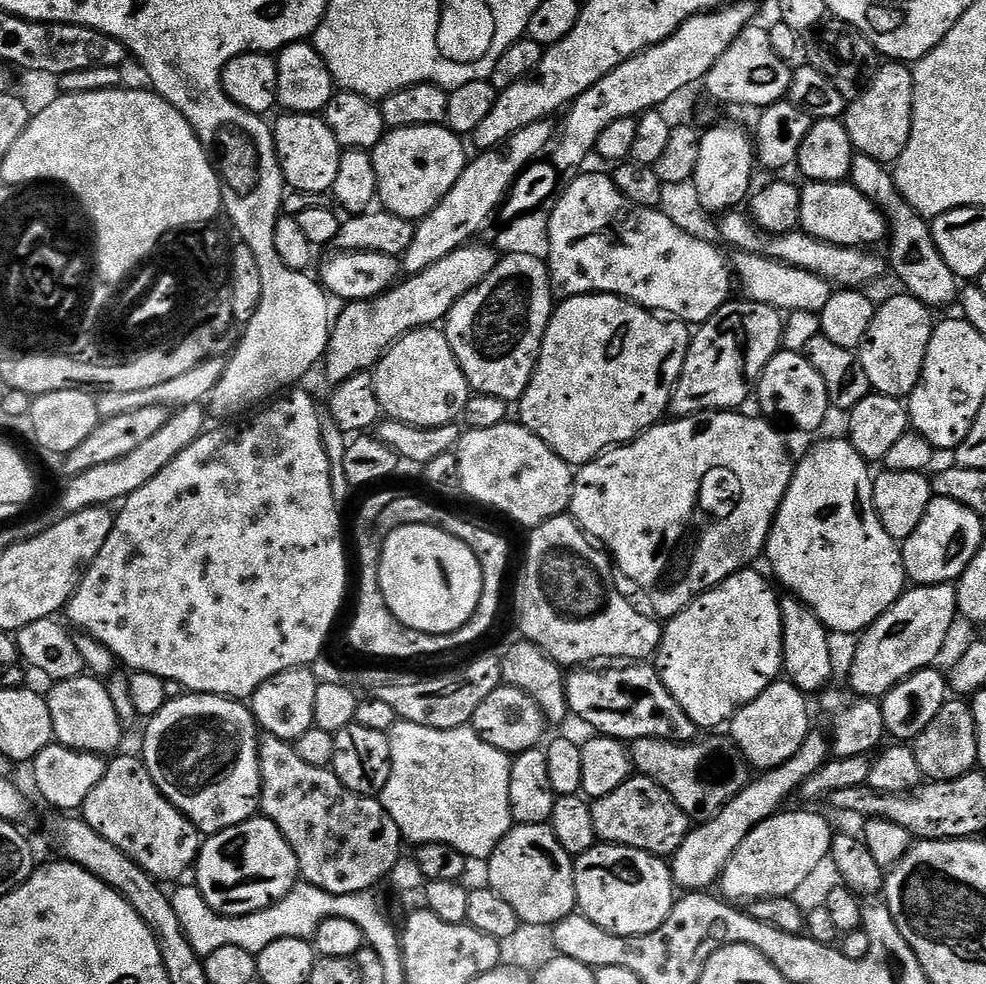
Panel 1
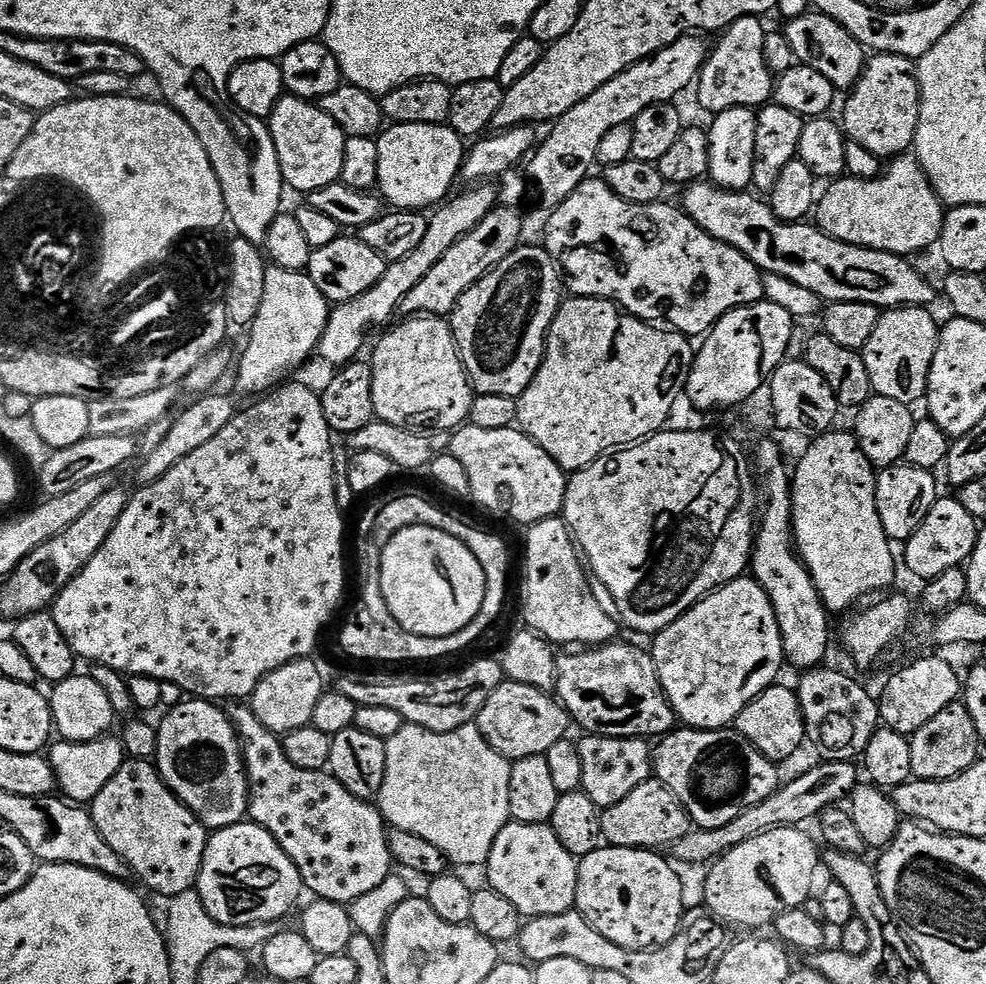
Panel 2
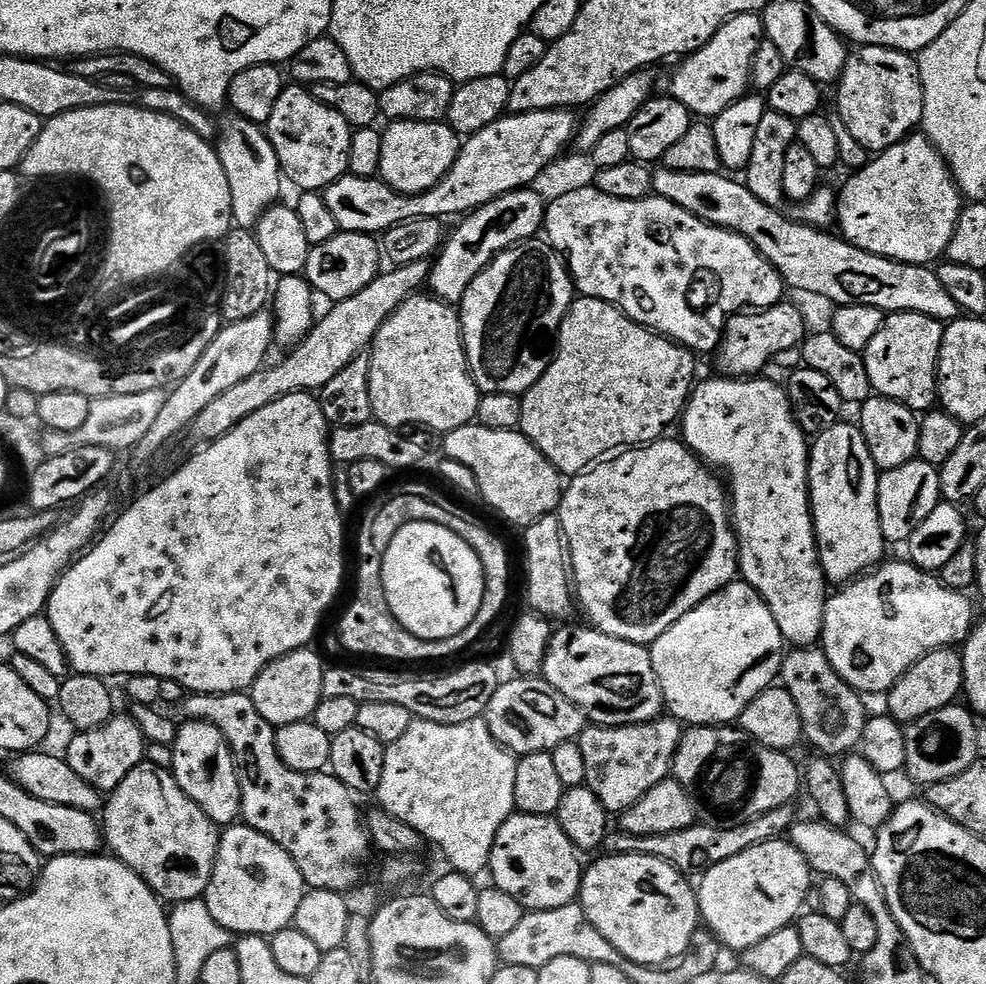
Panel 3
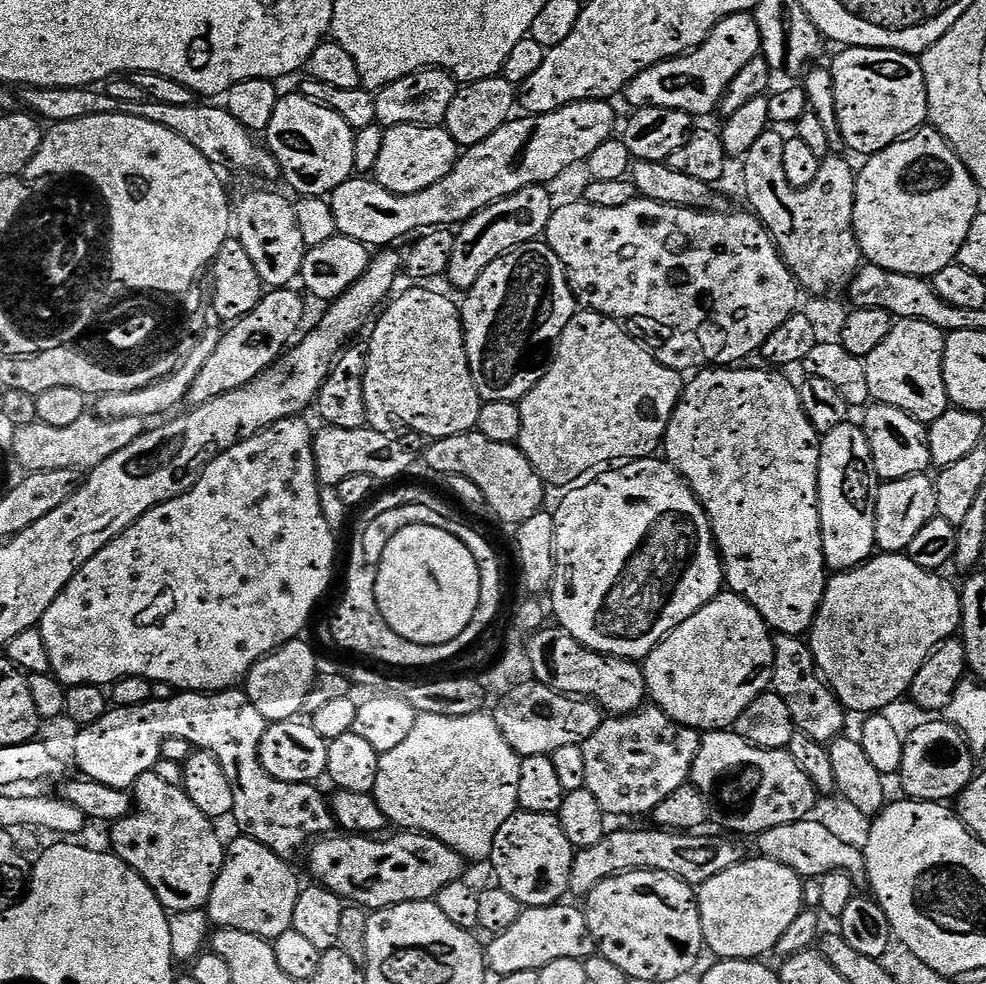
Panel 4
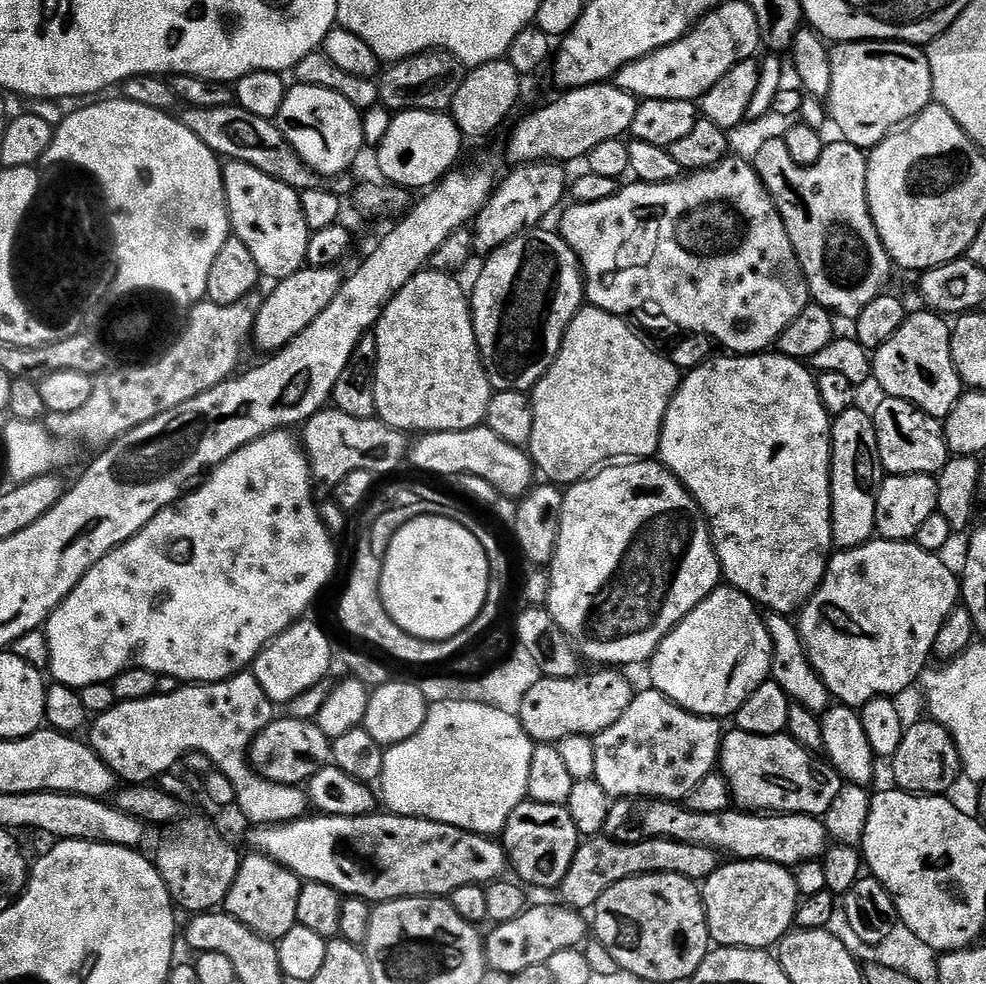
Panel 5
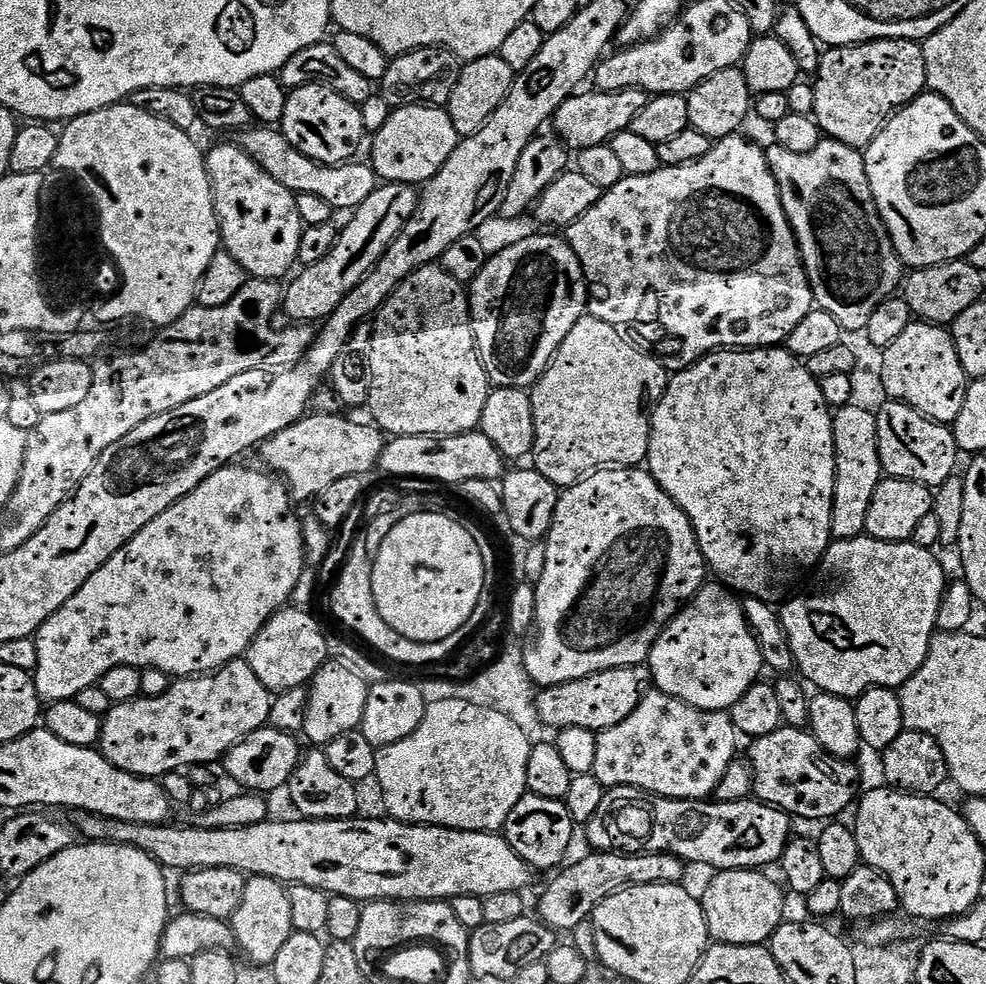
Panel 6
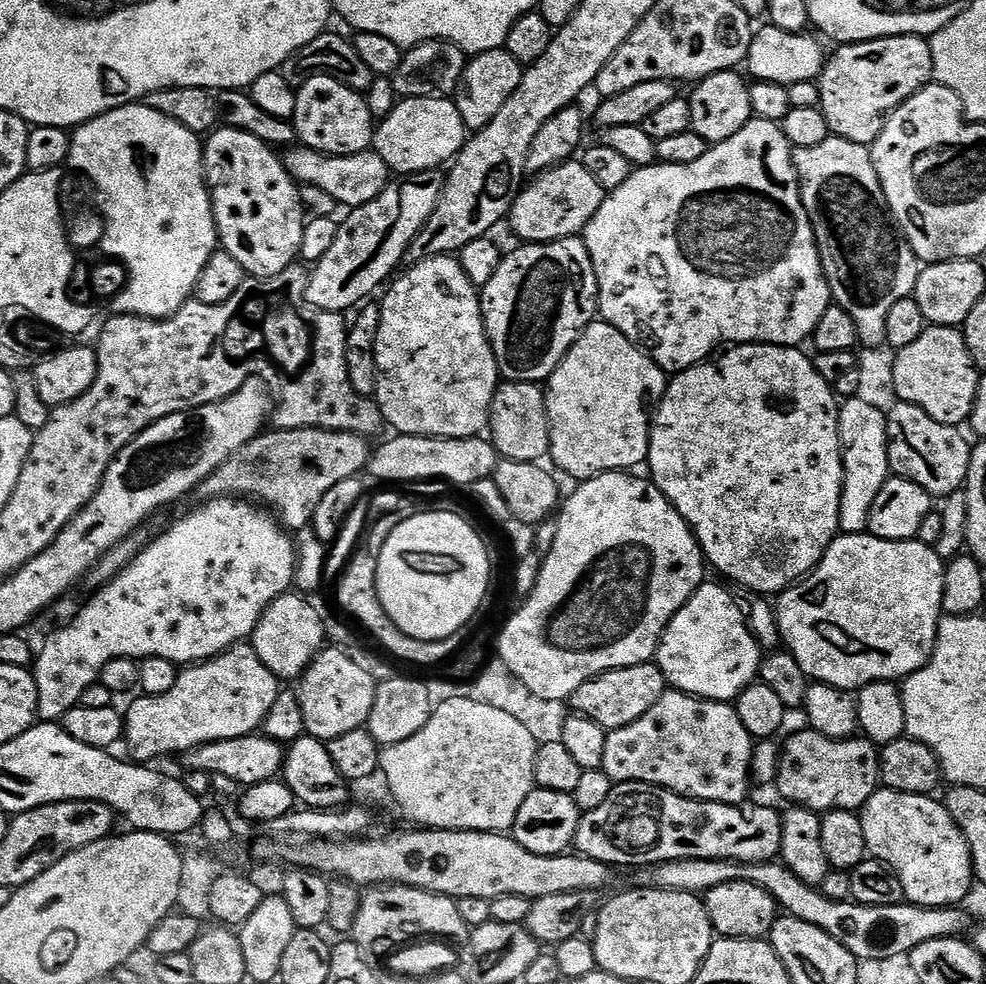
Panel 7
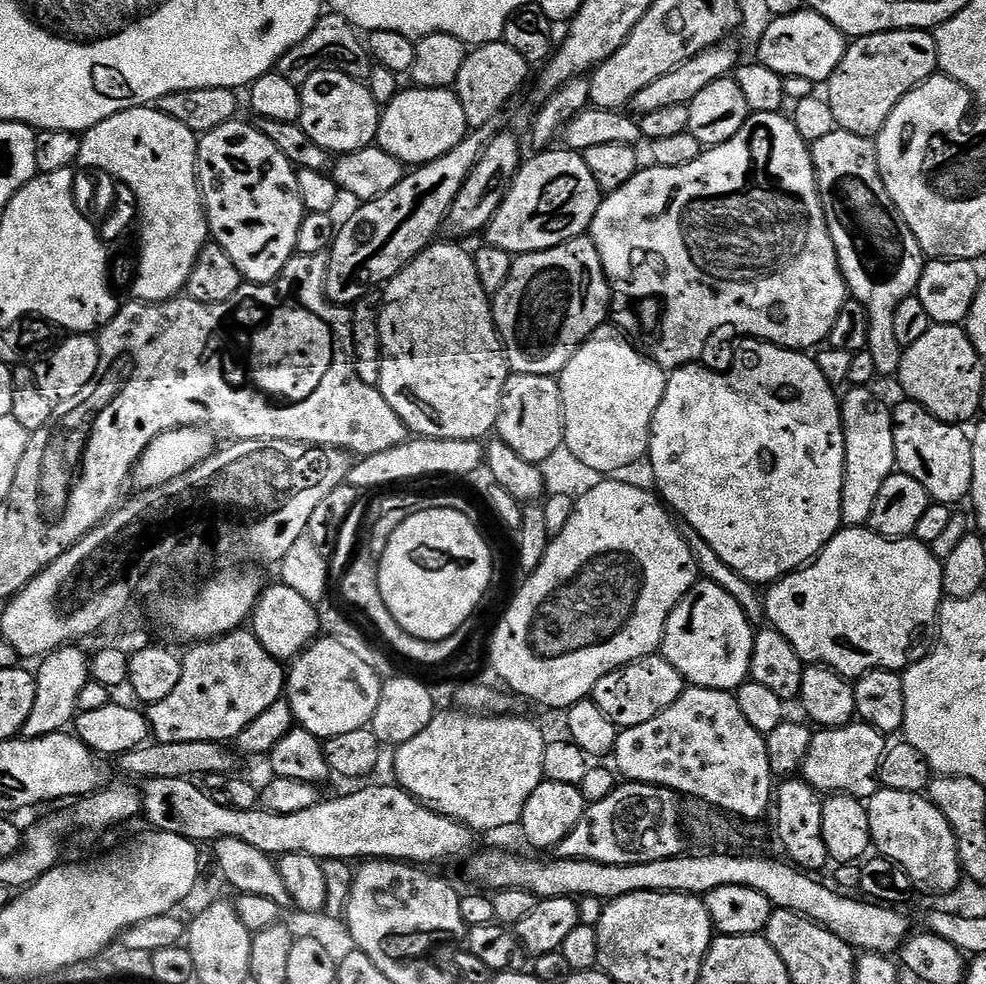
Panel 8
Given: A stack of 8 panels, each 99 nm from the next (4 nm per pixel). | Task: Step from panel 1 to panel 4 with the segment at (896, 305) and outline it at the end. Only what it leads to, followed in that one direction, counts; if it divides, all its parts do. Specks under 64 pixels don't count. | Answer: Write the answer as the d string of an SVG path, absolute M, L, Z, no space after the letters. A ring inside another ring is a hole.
M900 318L869 356L863 357L868 391L873 401L897 404L921 418L935 418L949 407L944 381L945 329L917 318Z

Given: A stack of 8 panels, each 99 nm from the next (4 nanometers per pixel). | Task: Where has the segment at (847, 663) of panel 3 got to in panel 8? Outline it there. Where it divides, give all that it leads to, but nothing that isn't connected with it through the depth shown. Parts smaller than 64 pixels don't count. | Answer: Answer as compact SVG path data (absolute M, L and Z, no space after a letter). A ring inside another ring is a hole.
M844 526L815 560L781 576L763 593L766 620L788 639L801 660L823 664L845 678L877 670L903 670L928 652L940 601L945 599L943 573L944 565L931 547L915 538L889 540L867 526Z

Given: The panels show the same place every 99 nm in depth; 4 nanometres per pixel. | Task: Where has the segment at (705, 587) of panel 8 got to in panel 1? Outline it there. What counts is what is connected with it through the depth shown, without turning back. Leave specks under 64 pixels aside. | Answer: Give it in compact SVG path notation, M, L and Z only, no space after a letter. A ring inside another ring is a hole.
M741 570L728 576L715 588L697 596L687 608L683 608L663 625L654 667L666 690L696 723L697 729L716 730L719 724L727 725L737 710L776 683L784 667L781 597L776 596L775 587L772 589L768 585L767 575L764 577L762 573L752 571Z

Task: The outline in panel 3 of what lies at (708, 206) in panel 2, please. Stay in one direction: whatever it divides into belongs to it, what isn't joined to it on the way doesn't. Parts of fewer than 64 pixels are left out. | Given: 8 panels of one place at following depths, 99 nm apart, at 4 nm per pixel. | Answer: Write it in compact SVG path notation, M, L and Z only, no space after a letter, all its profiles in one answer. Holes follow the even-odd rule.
M661 167L653 171L652 190L655 195L682 206L682 210L694 214L699 220L742 234L742 238L750 241L764 255L766 262L778 270L789 289L822 294L837 306L878 306L878 310L885 314L917 312L941 322L951 322L961 315L959 306L950 294L946 294L939 275L931 267L899 264L896 260L855 248L839 235L828 236L832 234L797 219L790 220L783 216L783 211L754 198L747 184L731 175L720 172L686 174Z

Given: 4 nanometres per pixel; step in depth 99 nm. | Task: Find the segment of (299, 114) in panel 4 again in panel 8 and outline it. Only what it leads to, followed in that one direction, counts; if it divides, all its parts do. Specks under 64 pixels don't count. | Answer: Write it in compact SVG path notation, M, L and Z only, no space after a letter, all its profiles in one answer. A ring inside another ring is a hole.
M332 68L309 71L308 81L300 88L302 114L300 129L325 153L345 154L369 147L380 125L381 105L374 102L367 83L350 78Z

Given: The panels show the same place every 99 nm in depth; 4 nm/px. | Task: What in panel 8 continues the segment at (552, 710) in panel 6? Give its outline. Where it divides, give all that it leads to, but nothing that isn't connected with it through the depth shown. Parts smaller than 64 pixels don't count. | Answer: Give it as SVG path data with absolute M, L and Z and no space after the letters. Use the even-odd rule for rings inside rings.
M653 654L638 658L598 678L590 698L598 710L602 710L602 714L606 714L606 718L616 724L617 729L623 730L642 726L642 722L650 722L650 718L662 714L662 710L669 708L683 694L685 687L686 681L678 674L678 670L674 670L674 666L670 666L663 655Z

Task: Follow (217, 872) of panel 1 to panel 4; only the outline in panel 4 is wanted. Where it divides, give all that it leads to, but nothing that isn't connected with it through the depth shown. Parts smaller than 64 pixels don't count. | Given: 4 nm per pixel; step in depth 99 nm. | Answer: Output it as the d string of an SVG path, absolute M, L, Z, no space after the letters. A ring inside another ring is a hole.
M240 834L237 837L233 844L227 845L224 865L218 874L218 882L214 882L214 890L206 905L208 919L216 928L242 930L246 934L254 934L266 941L275 942L282 934L292 931L294 906L300 897L302 881L296 877L295 870L284 861L287 859L281 853L272 851L251 836Z

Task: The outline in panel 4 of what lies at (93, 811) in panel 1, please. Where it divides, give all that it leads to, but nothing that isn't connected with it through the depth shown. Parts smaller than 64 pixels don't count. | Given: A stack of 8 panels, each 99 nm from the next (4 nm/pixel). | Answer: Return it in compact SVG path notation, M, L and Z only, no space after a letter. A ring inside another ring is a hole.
M155 770L142 774L134 785L132 811L111 828L111 851L152 887L169 913L207 905L224 865L226 844L216 833L217 825L190 802L181 785L171 785Z

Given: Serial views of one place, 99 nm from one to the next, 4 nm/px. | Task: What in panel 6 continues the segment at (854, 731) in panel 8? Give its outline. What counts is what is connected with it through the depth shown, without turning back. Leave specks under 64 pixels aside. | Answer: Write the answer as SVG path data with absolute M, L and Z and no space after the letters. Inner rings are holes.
M781 726L765 736L755 737L751 741L752 749L746 753L746 759L752 765L752 791L755 799L762 804L771 804L774 808L781 808L789 817L801 816L804 820L820 820L828 822L833 818L840 818L848 807L851 809L861 795L860 772L855 768L852 760L839 760L830 755L819 744L811 731L803 728Z

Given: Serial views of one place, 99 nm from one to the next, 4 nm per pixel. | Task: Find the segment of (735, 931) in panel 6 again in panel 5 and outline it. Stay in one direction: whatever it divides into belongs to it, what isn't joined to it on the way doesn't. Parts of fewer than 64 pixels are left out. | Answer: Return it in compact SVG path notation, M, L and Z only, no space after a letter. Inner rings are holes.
M736 860L717 867L702 884L708 935L725 948L771 949L793 927L798 907L796 879L785 865L769 860Z

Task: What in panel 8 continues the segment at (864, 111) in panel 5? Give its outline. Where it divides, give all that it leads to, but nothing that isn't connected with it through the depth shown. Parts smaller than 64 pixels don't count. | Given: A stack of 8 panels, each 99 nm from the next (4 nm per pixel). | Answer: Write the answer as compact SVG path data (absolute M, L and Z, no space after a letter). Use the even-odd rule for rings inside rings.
M903 28L857 36L845 47L842 62L826 81L826 99L841 132L875 138L886 126L894 106L938 68L936 37L931 31Z

